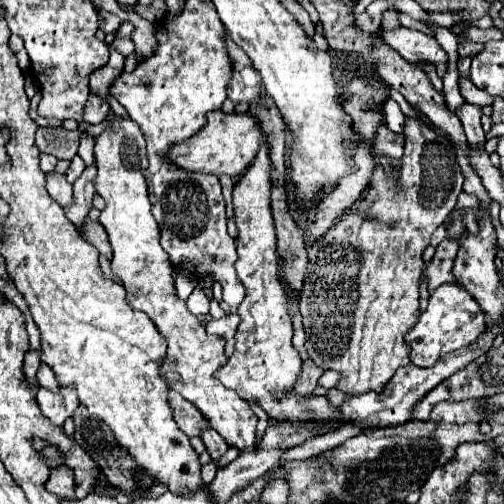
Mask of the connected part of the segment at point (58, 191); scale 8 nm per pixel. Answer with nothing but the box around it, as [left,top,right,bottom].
[46,172,72,206]

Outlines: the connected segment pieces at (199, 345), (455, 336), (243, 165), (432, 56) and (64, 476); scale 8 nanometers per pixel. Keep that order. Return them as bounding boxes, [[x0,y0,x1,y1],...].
[[94,116,258,452],[406,284,486,368],[168,112,260,178],[382,28,448,62],[46,466,74,500]]

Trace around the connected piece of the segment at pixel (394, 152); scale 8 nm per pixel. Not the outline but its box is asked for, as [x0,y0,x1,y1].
[374,120,404,162]

